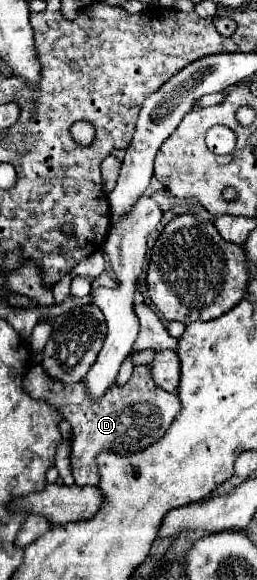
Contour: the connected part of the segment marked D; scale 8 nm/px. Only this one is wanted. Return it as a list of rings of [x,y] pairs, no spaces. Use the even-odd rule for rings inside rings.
[[[35,364],[29,368],[25,374],[25,390],[33,398],[49,400],[55,408],[61,410],[65,420],[73,426],[73,436],[71,436],[71,468],[73,468],[73,478],[77,486],[97,486],[99,484],[99,468],[97,468],[97,456],[103,450],[121,454],[121,456],[131,456],[135,452],[141,452],[155,442],[159,442],[167,428],[171,426],[173,418],[181,412],[181,402],[177,394],[169,394],[161,390],[153,376],[151,376],[151,366],[135,366],[131,380],[125,386],[113,384],[107,388],[107,392],[93,400],[87,394],[87,388],[83,380],[75,384],[65,384],[55,378],[51,378],[41,364]]]

